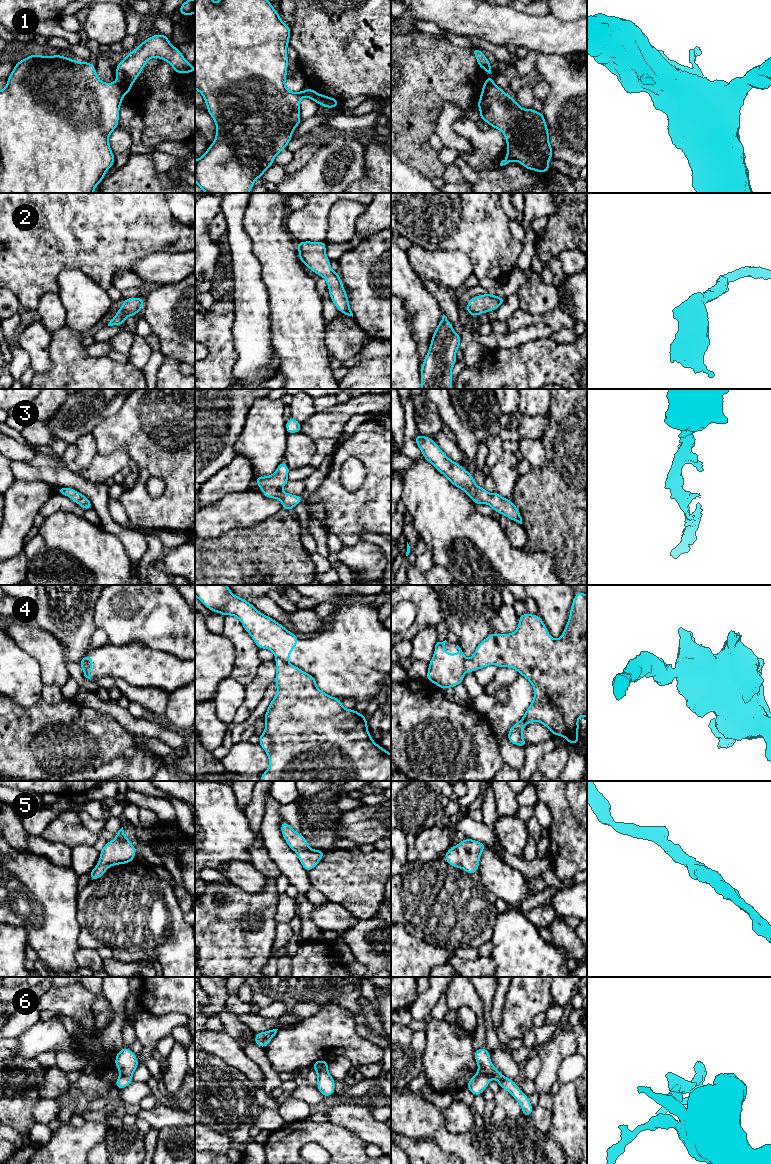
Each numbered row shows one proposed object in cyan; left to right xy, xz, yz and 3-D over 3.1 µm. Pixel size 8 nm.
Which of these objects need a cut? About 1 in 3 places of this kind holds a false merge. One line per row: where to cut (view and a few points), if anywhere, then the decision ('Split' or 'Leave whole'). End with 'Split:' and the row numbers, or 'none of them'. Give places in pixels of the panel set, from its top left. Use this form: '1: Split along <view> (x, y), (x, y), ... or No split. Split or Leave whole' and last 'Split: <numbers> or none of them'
1: Split along xy (115, 81), (124, 93). Split
2: No split. Leave whole
3: No split. Leave whole
4: Split along xz (276, 658), (287, 662). Split
5: No split. Leave whole
6: Split along xy (120, 1074), (131, 1077). Split
Split: 1, 4, 6

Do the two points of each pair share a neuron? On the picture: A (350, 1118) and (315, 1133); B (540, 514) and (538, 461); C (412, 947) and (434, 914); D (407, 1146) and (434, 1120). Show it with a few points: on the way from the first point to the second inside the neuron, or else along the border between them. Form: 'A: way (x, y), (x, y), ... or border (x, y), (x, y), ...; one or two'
A: border (328, 1121), (344, 1126), (357, 1135); two
B: border (544, 447), (545, 465), (534, 472); two
C: border (401, 925), (414, 936), (439, 947); two
D: border (401, 1134), (407, 1137), (430, 1138), (438, 1144); two

